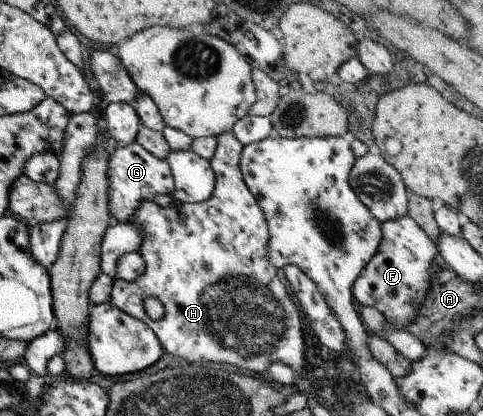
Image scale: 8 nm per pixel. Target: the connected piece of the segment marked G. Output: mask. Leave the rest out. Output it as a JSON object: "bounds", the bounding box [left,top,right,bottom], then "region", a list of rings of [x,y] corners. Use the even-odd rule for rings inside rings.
{"bounds":[107,141,174,224],"region":[[[133,141],[128,145],[119,145],[108,158],[107,178],[108,211],[114,224],[130,220],[140,200],[152,200],[155,194],[171,196],[174,182],[166,159],[160,159],[147,152],[140,144]]]}

